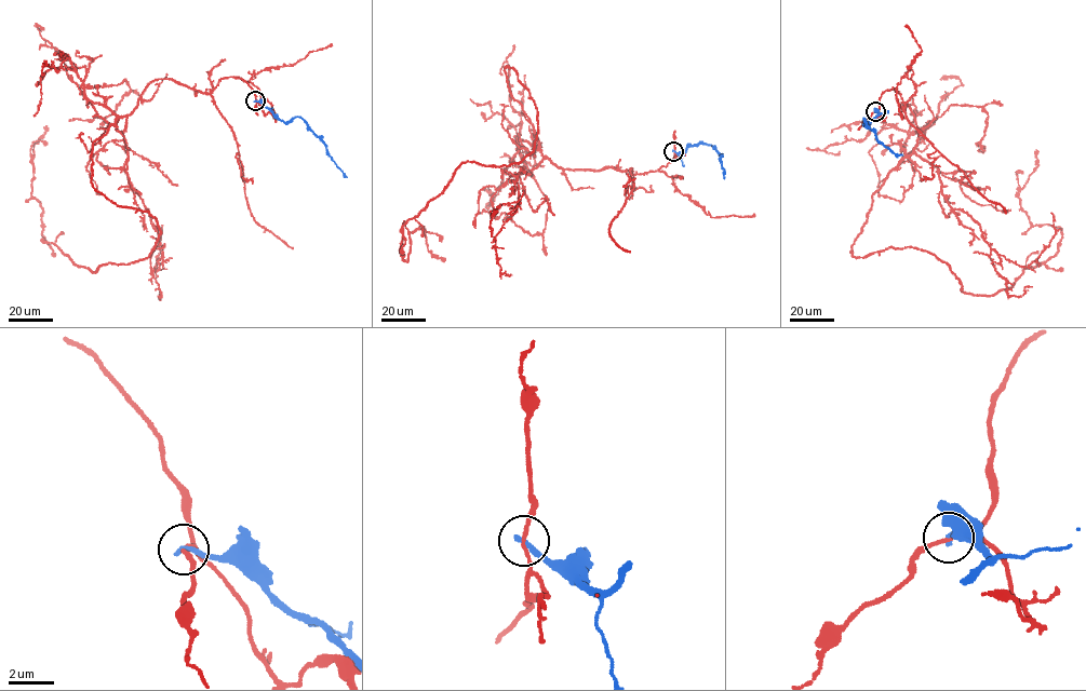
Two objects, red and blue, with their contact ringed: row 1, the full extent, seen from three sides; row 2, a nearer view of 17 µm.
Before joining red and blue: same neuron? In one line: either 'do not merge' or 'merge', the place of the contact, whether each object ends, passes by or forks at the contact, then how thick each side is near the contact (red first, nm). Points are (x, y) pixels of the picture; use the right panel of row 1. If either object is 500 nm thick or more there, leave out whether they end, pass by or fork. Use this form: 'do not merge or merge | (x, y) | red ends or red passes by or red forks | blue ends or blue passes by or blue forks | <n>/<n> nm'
do not merge | (875, 111) | red passes by | blue ends | 150/280 nm

